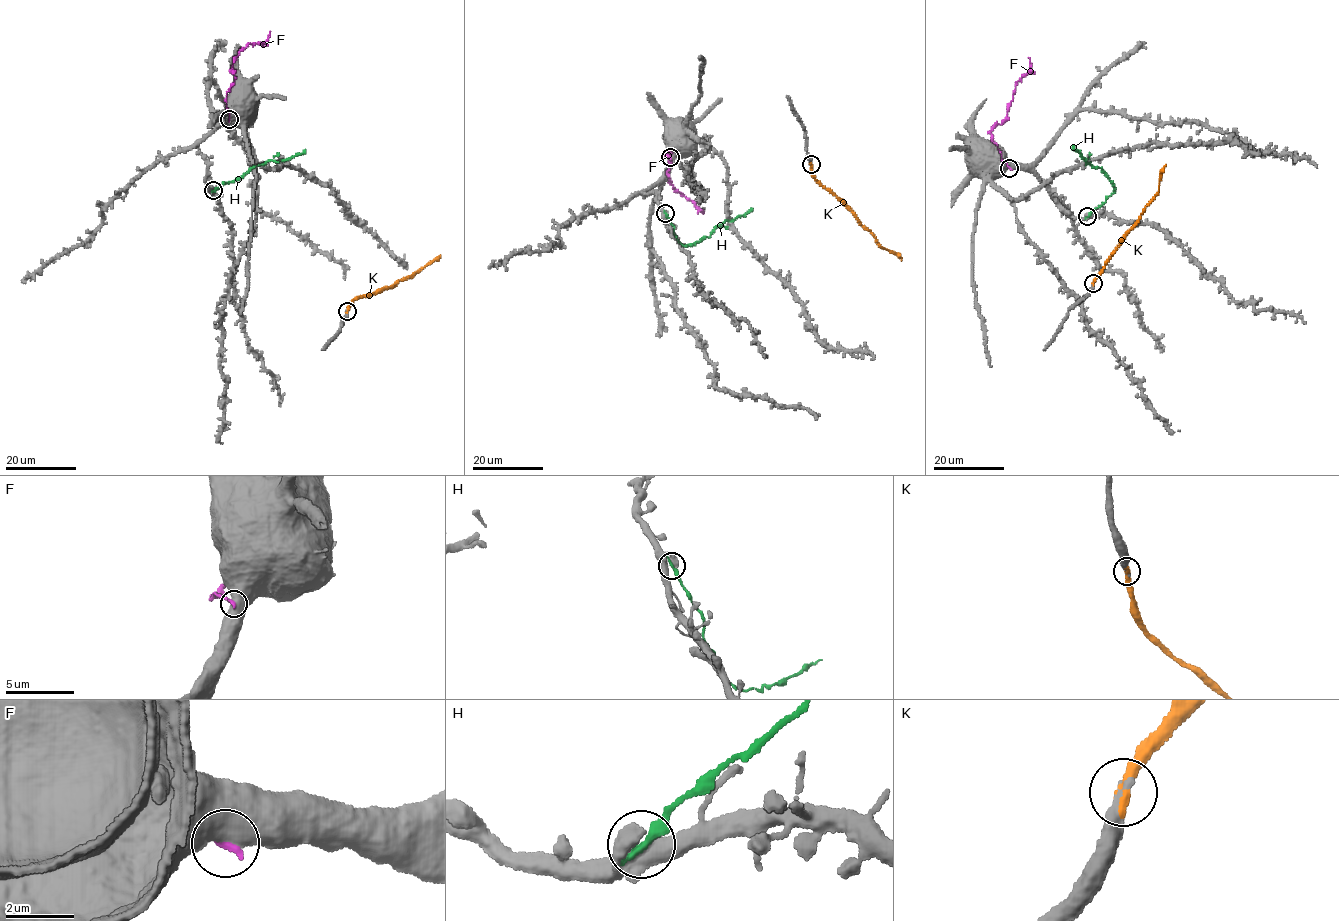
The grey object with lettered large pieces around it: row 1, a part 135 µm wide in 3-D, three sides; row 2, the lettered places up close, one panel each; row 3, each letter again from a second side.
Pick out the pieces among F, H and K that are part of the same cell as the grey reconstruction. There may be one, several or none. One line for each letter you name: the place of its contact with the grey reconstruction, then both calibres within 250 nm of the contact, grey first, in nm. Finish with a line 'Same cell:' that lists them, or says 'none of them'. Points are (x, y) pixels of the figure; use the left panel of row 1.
K: (347, 311) | 400/360 nm
Same cell: K

